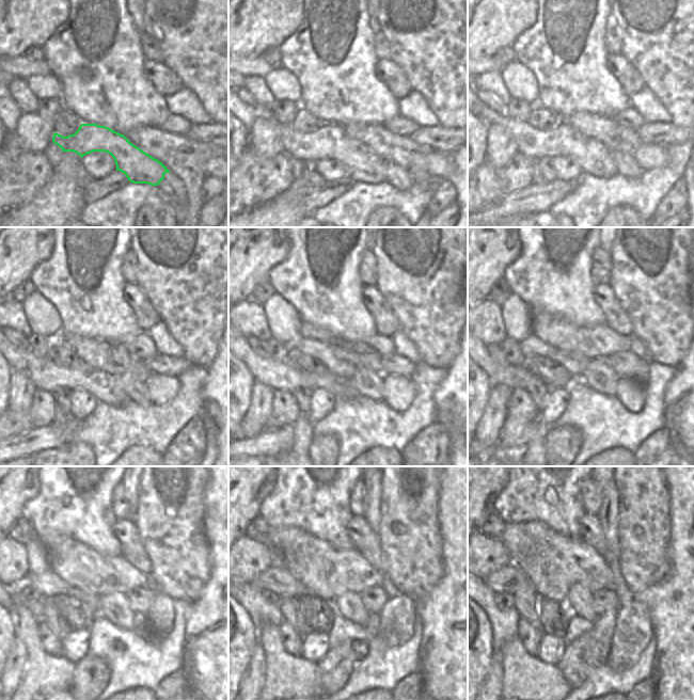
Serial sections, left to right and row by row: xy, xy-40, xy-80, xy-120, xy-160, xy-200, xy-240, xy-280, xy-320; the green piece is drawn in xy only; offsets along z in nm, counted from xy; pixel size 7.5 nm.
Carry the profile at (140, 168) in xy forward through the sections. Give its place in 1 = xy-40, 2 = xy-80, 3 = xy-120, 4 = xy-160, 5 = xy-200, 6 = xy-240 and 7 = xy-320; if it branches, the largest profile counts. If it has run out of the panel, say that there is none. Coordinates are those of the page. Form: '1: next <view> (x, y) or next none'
1: next xy-40 (331, 141)
2: next xy-80 (594, 157)
3: next xy-120 (47, 376)
4: next xy-160 (278, 375)
5: next xy-200 (506, 375)
6: next xy-240 (45, 674)
7: next xy-320 (527, 679)

